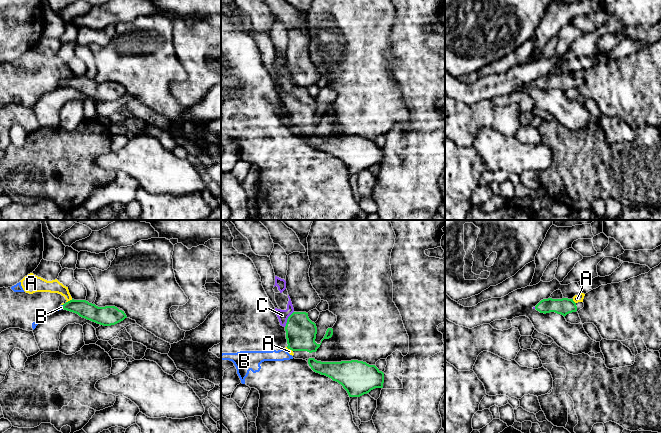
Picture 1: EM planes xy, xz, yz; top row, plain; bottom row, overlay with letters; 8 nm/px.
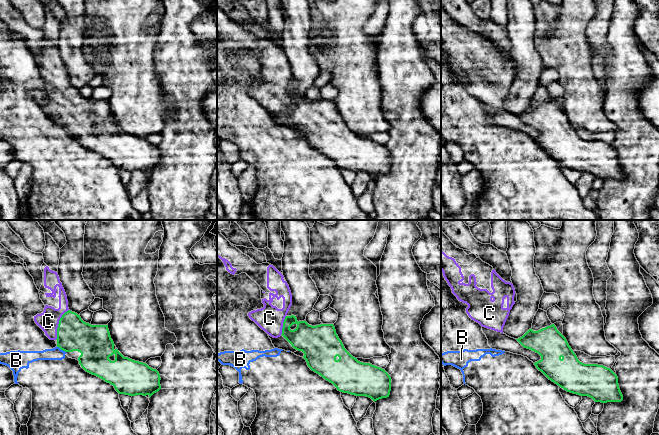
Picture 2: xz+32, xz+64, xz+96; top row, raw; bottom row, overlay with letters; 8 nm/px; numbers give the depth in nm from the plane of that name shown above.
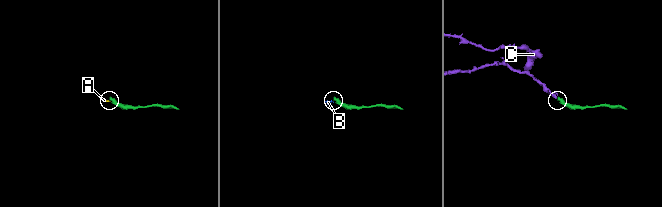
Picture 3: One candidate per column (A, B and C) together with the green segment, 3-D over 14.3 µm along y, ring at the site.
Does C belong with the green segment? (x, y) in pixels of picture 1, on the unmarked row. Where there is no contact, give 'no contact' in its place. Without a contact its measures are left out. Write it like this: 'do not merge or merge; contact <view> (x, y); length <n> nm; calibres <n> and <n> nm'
merge; contact xz (287, 95); length 150 nm; calibres 240 and 90 nm

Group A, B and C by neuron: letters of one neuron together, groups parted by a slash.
A B / C

